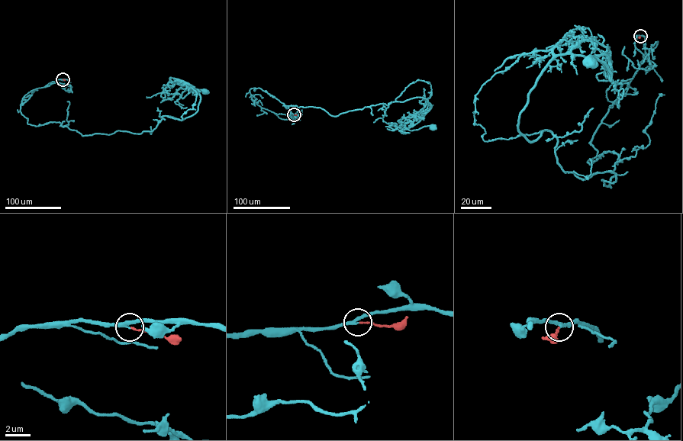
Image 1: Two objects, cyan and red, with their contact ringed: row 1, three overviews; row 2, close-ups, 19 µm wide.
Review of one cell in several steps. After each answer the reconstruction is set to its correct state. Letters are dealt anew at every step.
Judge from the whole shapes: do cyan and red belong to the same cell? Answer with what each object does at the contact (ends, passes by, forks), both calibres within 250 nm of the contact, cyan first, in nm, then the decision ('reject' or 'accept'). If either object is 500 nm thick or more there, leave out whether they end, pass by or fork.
cyan passes by; red ends; calibres 240 and 130 nm; accept

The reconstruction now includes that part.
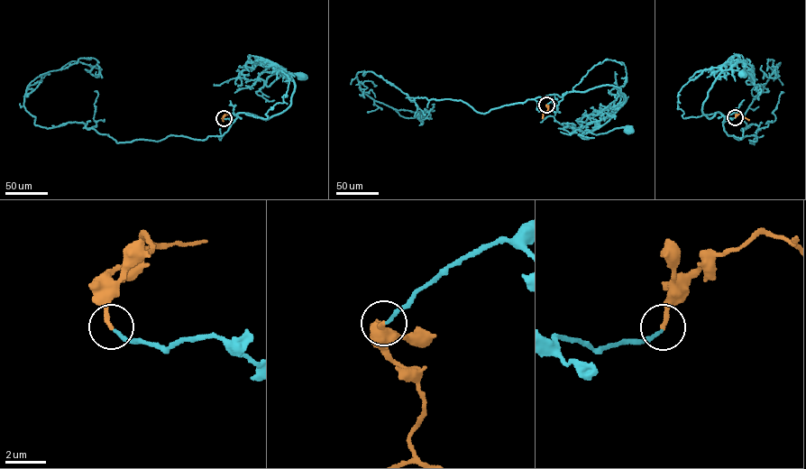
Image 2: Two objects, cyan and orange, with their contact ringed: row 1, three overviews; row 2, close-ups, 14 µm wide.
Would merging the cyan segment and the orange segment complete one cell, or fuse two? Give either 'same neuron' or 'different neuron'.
same neuron

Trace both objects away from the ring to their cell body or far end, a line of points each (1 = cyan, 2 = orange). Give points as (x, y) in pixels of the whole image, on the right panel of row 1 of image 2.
1: (735, 117), (723, 123), (718, 112), (709, 118), (702, 105), (722, 71), (745, 71), (754, 84), (743, 75)
2: (735, 117), (739, 114), (749, 119)

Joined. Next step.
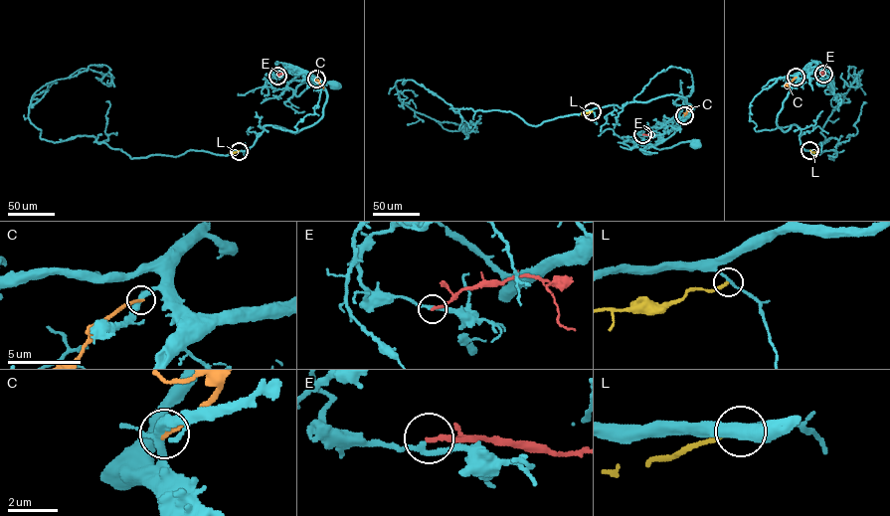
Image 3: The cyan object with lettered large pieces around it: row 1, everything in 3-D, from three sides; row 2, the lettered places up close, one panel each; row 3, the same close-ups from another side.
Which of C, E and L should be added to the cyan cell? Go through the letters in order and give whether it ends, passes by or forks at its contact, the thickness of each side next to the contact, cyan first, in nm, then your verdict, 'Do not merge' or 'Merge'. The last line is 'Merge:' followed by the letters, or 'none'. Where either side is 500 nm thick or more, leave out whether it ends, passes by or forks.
C: It ends there. Thickness 320 nm (cyan) against 200 nm. Do not merge
E: It ends there. Thickness 180 nm (cyan) against 180 nm. Do not merge
L: It ends there. Thickness 170 nm (cyan) against 220 nm. Do not merge
Merge: none

